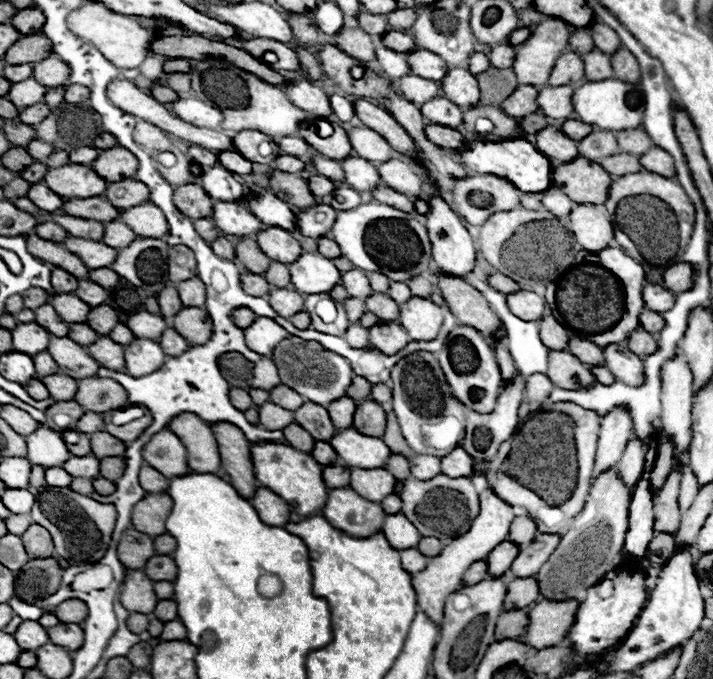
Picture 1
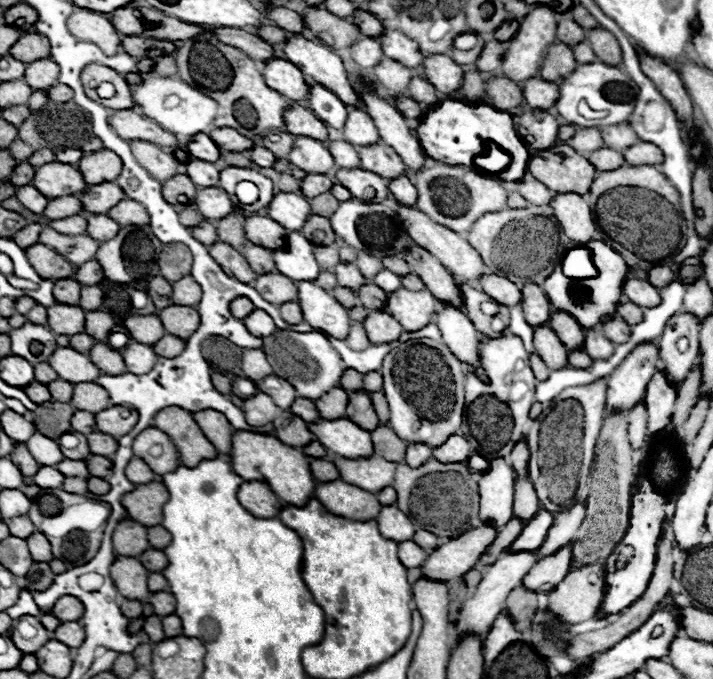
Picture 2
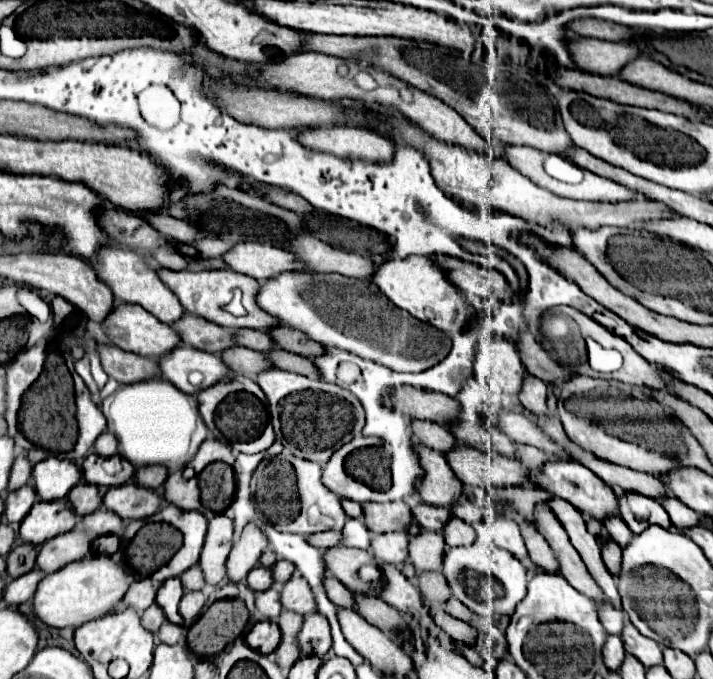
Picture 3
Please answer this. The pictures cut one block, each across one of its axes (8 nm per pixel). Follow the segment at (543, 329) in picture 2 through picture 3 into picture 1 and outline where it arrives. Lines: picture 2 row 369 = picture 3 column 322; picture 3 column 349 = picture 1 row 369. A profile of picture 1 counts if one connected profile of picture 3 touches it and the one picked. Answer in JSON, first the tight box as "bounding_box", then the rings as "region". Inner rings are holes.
{"bounding_box":[548,350,594,388],"region":[[[548,350],[548,378],[552,378],[552,382],[560,388],[576,388],[572,378],[578,376],[582,386],[590,386],[594,384],[594,376],[590,372],[588,366],[584,366],[574,354],[570,354],[568,350]]]}

